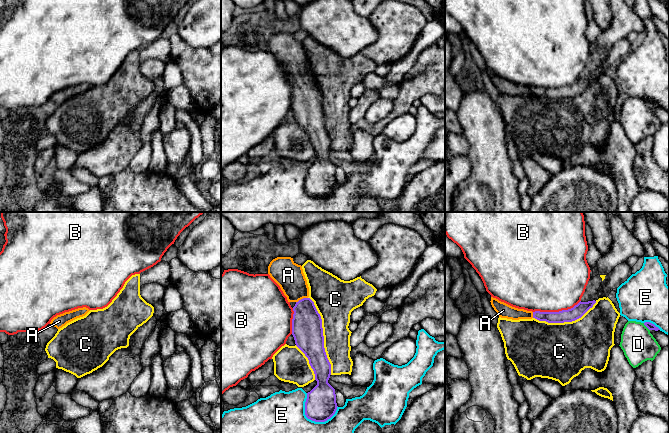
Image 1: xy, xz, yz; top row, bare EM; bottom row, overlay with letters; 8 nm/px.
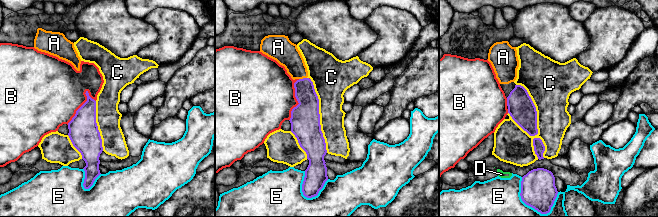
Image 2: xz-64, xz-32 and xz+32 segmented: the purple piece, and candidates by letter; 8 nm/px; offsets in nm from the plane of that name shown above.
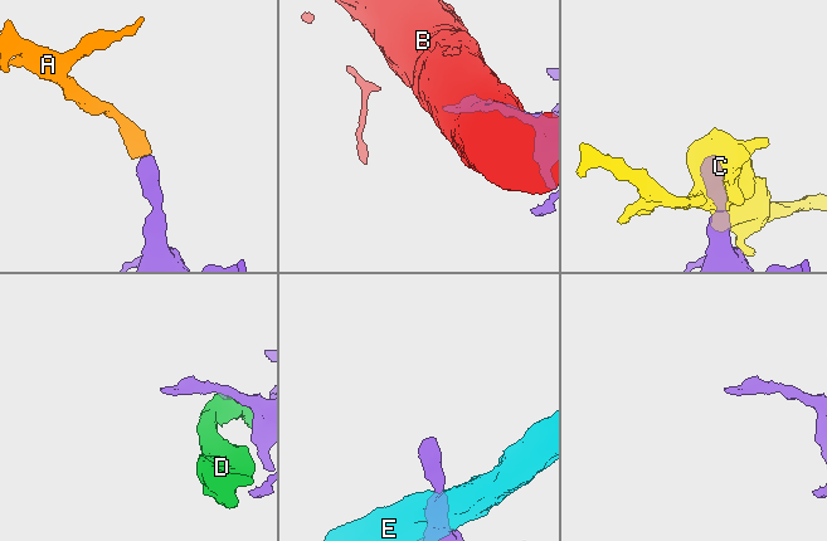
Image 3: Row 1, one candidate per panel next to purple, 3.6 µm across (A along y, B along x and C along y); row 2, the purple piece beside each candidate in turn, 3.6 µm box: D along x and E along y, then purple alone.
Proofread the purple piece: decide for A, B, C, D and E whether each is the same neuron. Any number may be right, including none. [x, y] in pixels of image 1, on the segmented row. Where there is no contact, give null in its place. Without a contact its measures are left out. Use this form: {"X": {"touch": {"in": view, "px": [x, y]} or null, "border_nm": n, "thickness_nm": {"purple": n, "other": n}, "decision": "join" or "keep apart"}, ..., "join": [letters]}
{"A": {"touch": {"in": "xz", "px": [301, 299]}, "border_nm": 100, "thickness_nm": {"purple": 240, "other": 220}, "decision": "join"}, "B": {"touch": {"in": "yz", "px": [556, 312]}, "border_nm": 400, "thickness_nm": {"purple": 100, "other": 480}, "decision": "keep apart"}, "C": {"touch": {"in": "xz", "px": [323, 336]}, "border_nm": 650, "thickness_nm": {"purple": 240, "other": 260}, "decision": "keep apart"}, "D": {"touch": {"in": "yz", "px": [646, 326]}, "border_nm": 80, "thickness_nm": {"purple": 60, "other": 280}, "decision": "keep apart"}, "E": {"touch": {"in": "xz", "px": [322, 421]}, "border_nm": 280, "thickness_nm": {"purple": 240, "other": 240}, "decision": "keep apart"}, "join": ["A"]}

